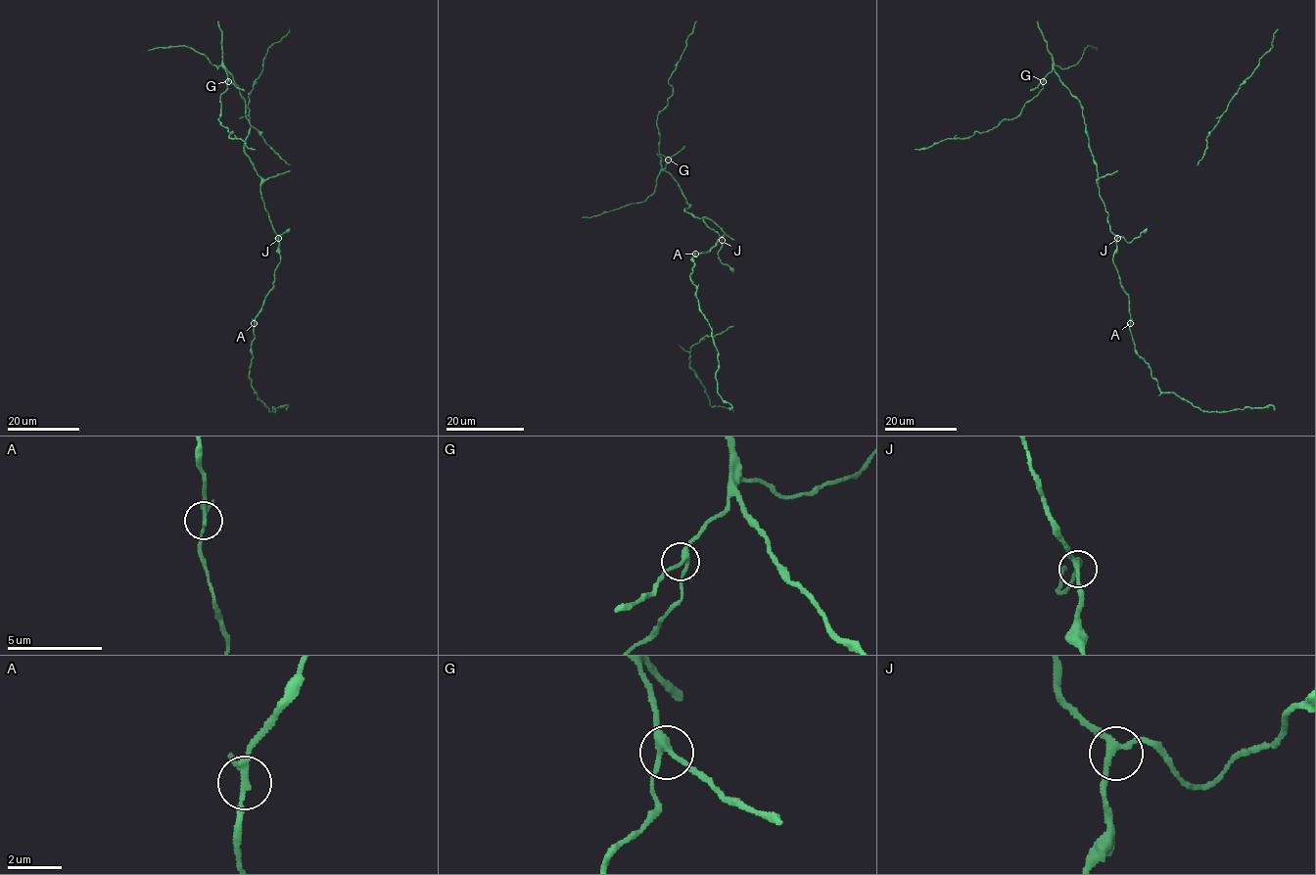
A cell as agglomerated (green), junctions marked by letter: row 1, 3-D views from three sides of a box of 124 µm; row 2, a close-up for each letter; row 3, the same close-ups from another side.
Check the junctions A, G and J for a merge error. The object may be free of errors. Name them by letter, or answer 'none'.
none

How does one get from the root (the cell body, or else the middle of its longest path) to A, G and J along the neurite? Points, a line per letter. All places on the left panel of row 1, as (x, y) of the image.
A: (264, 204), (272, 228), (278, 237), (280, 262), (274, 271), (273, 287), (254, 323)
G: (264, 204), (260, 194), (261, 177), (244, 151), (251, 127), (245, 100), (226, 69), (228, 81)
J: (264, 204), (278, 238)

